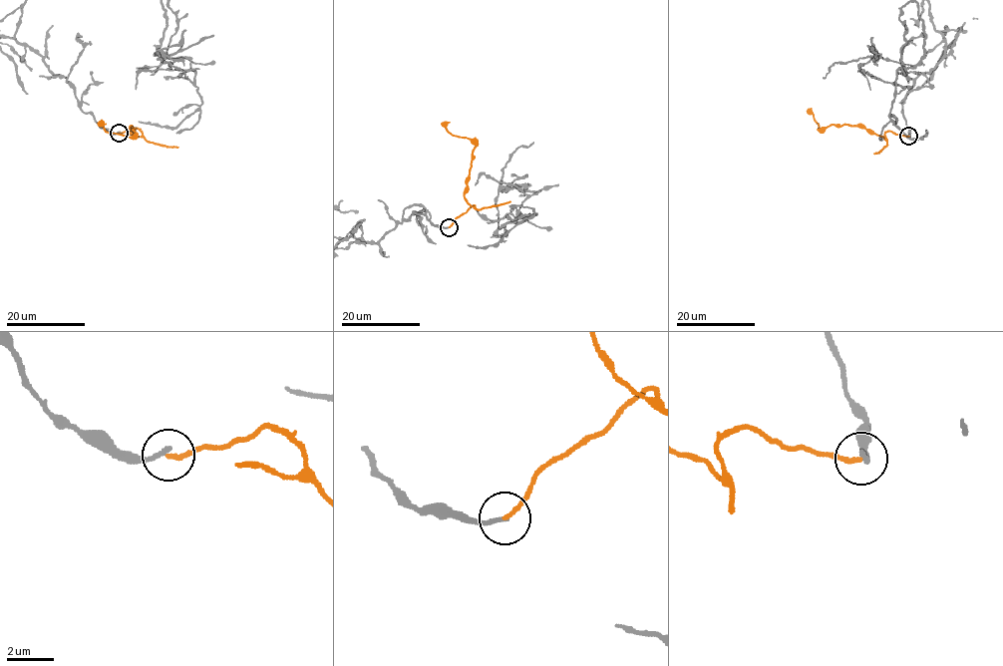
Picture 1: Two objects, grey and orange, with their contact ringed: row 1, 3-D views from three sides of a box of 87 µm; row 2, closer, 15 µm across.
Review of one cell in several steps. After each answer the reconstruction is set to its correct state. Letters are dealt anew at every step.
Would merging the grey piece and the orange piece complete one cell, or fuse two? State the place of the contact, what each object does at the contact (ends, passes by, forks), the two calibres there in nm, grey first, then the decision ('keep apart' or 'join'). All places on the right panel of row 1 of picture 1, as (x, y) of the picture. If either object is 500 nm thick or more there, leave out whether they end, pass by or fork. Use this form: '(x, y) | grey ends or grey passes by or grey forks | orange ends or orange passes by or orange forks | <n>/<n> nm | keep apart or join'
(908, 136) | grey ends | orange ends | 200/190 nm | keep apart

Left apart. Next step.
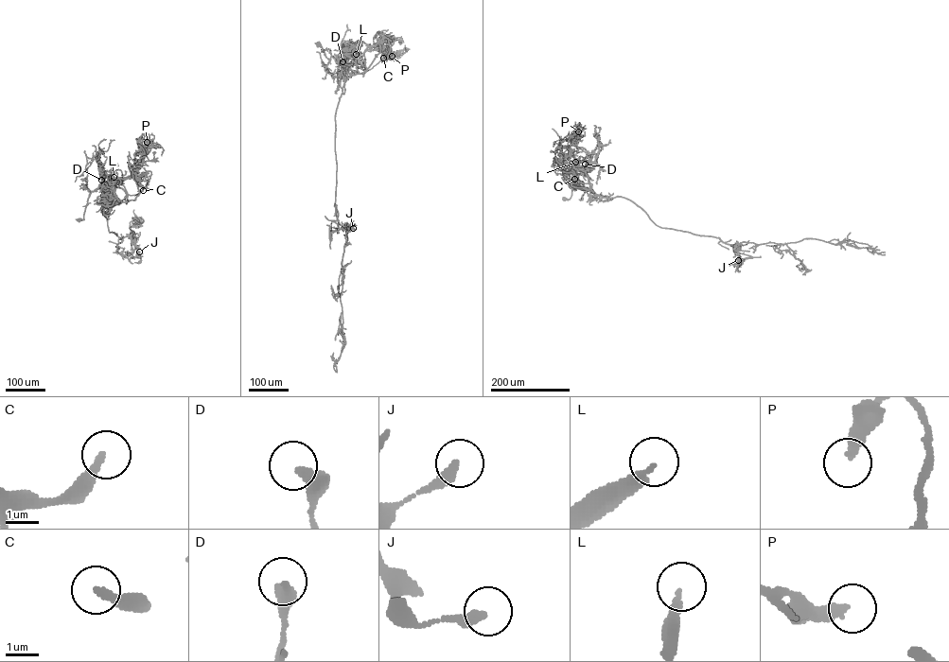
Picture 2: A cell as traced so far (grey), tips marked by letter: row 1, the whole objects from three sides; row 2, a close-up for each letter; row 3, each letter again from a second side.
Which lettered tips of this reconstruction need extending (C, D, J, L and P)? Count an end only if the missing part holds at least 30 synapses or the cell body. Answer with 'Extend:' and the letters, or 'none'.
Extend: C, L

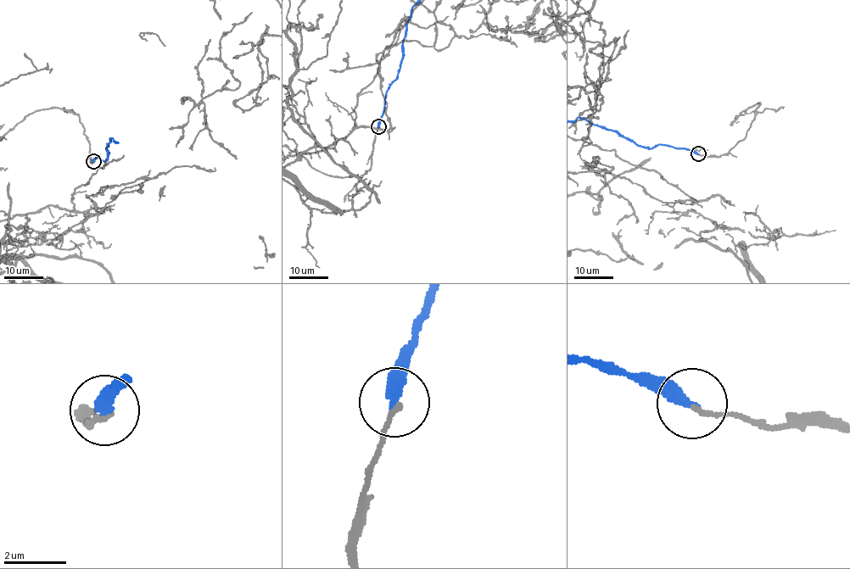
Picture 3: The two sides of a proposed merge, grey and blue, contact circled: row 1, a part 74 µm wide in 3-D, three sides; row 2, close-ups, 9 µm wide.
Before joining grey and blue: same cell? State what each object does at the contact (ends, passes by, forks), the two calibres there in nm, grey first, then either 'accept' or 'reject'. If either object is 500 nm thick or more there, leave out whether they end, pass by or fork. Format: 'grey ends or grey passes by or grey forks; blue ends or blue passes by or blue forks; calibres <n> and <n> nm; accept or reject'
grey ends; blue ends; calibres 150 and 400 nm; reject

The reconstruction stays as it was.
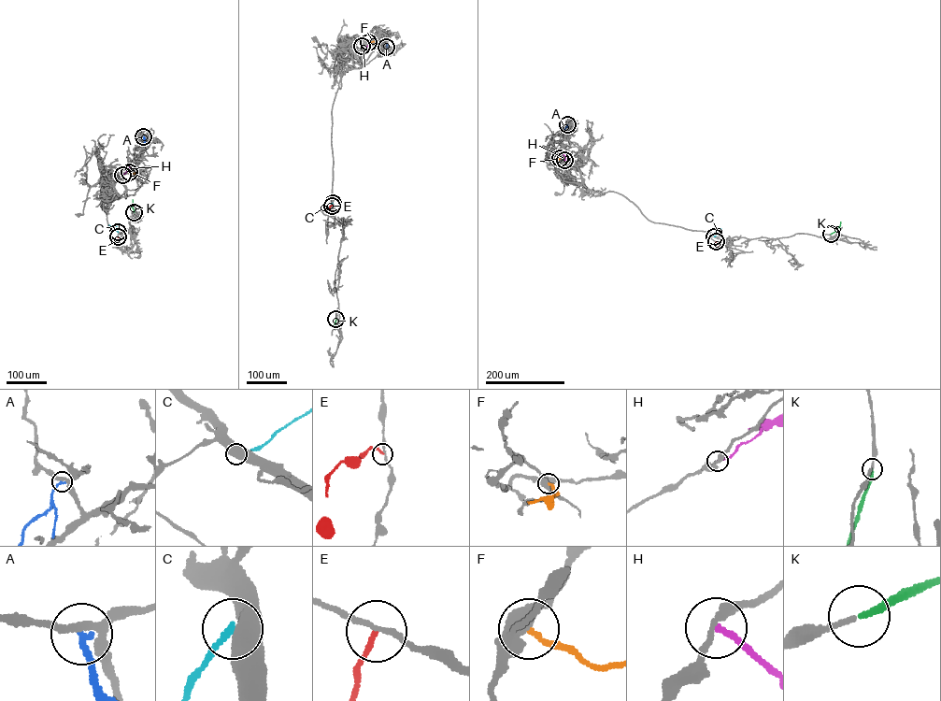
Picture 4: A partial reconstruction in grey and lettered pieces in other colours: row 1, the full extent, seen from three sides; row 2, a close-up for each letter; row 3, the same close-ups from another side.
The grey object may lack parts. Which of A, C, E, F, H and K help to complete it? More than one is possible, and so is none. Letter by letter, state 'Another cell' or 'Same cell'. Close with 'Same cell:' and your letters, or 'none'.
A: Another cell
C: Another cell
E: Another cell
F: Another cell
H: Another cell
K: Same cell
Same cell: K

